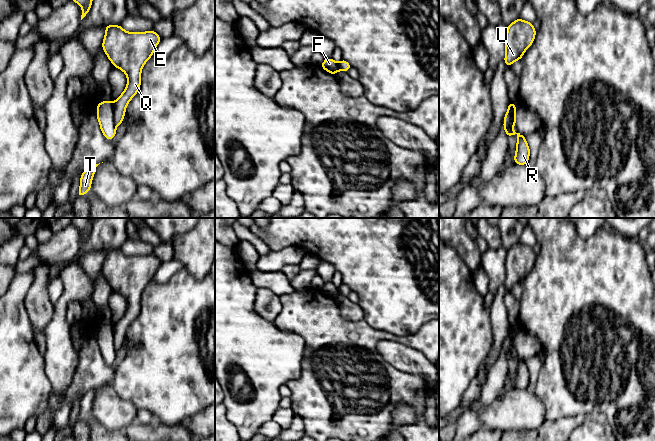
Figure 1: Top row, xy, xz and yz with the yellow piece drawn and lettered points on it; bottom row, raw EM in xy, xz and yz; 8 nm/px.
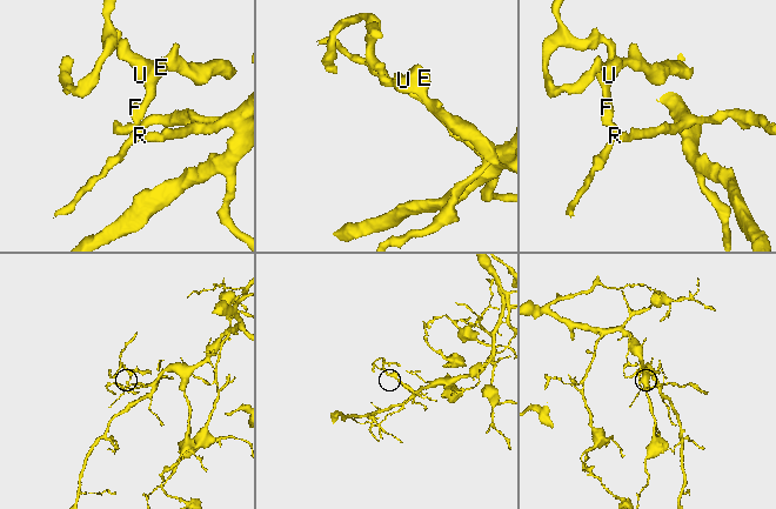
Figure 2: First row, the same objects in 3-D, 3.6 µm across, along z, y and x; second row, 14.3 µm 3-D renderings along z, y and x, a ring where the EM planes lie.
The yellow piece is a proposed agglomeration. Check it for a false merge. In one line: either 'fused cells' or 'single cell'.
fused cells

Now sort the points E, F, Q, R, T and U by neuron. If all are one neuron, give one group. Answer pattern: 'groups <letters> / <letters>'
groups E Q U / F R T

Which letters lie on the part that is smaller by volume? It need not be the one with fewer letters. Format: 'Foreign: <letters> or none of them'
Foreign: E, Q, U

